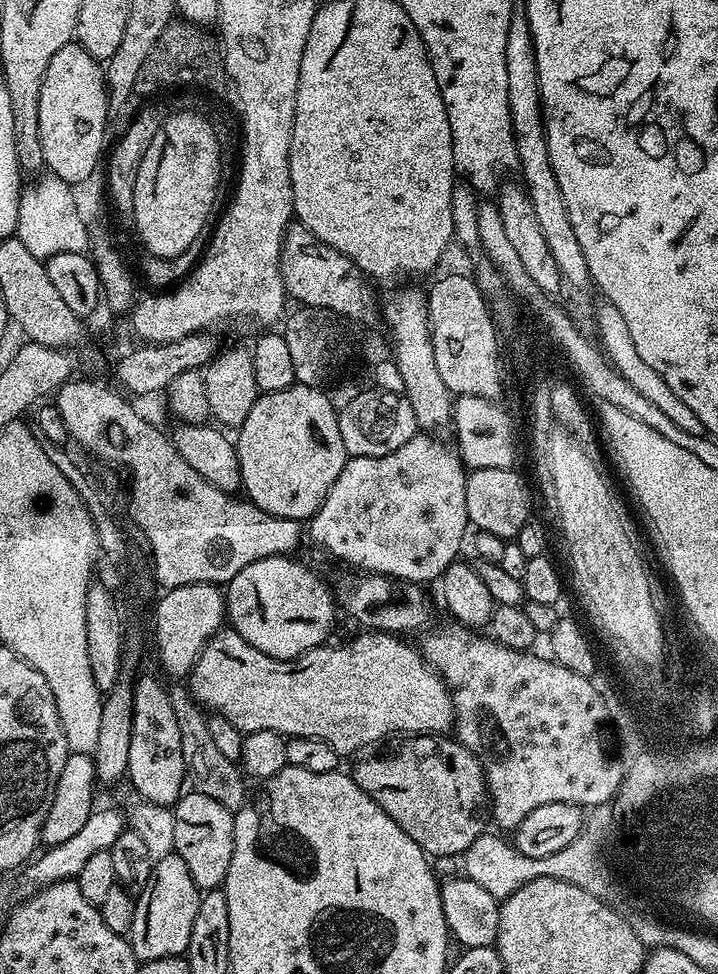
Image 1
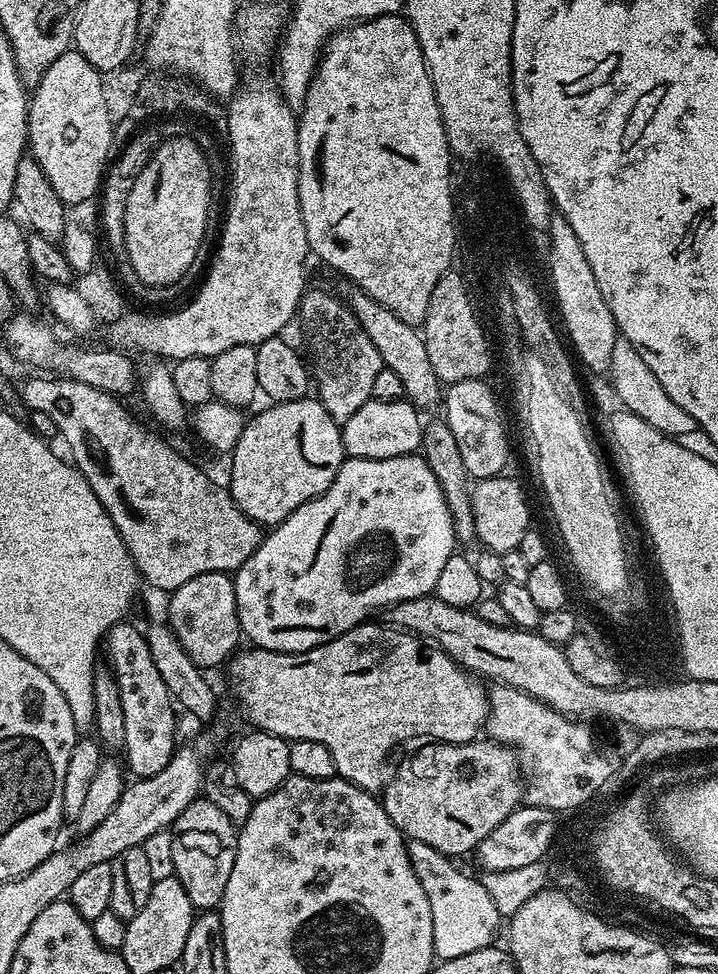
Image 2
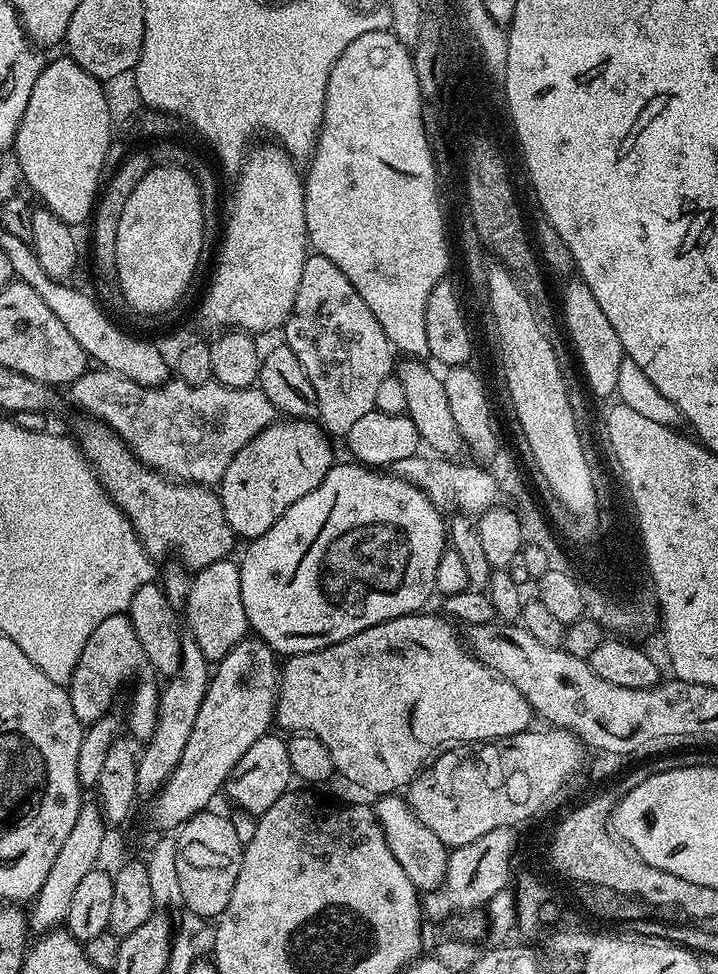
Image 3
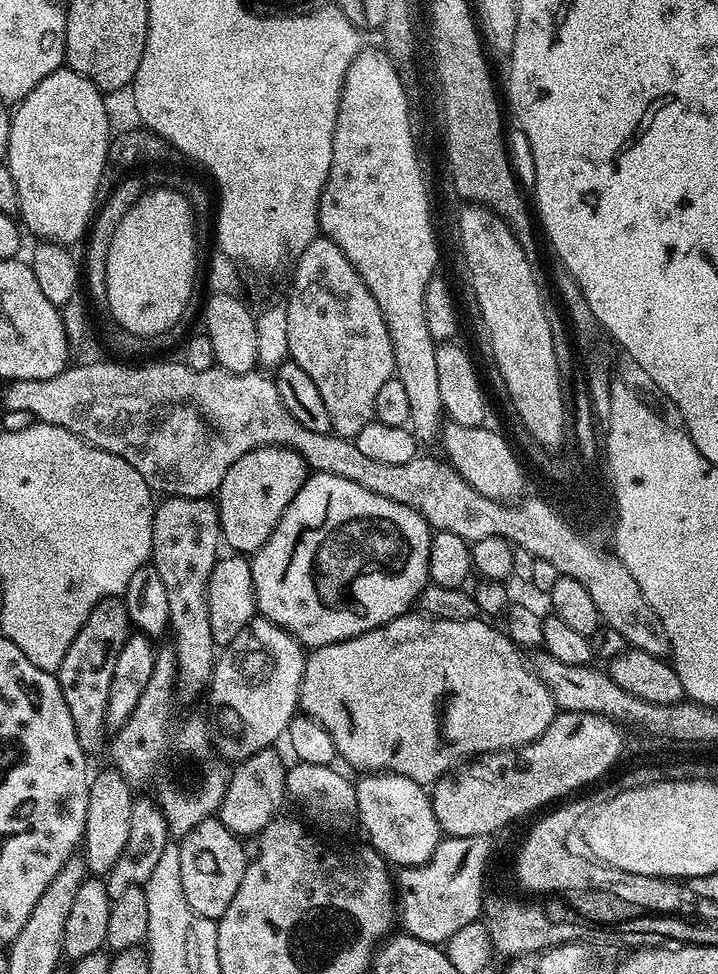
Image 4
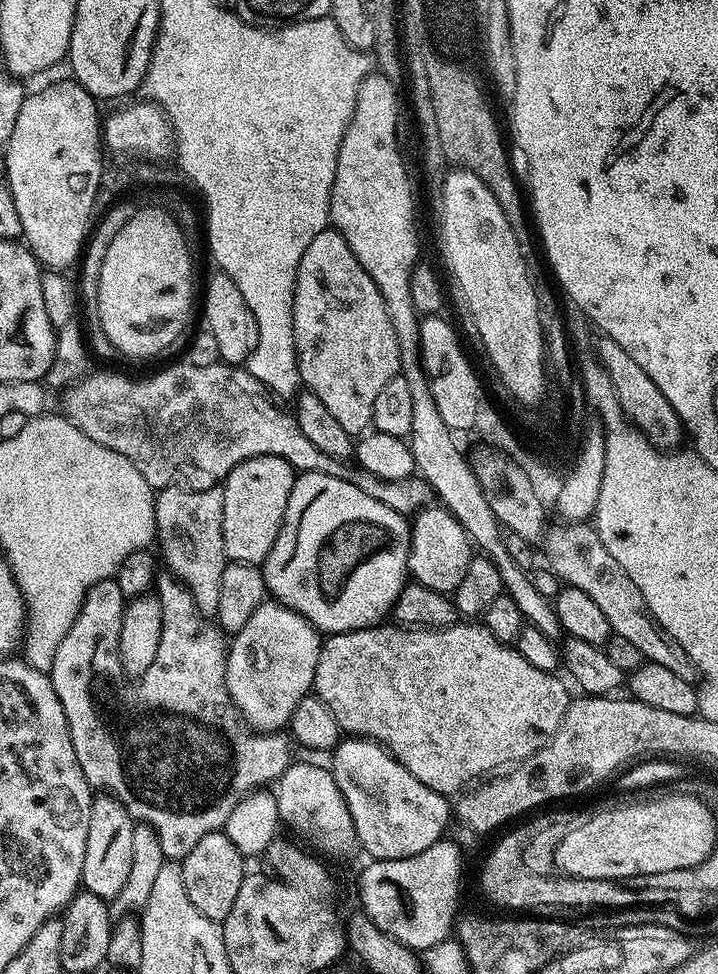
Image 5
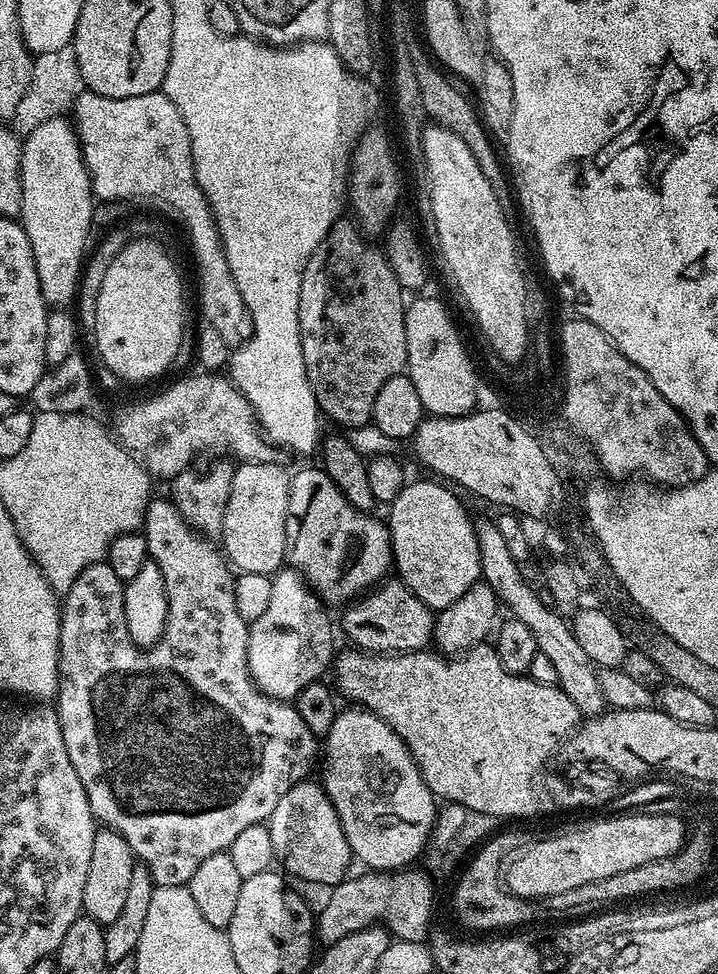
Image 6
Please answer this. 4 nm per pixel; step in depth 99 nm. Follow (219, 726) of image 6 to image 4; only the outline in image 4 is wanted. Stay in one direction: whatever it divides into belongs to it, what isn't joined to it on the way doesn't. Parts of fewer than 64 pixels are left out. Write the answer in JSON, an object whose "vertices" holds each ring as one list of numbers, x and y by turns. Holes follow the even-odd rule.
{"vertices":[[120,598,103,600,86,618,82,630,70,642,70,650,66,650,66,658,62,658,62,666,58,673,60,689,66,698,66,706,70,706,70,718,74,718,74,730,80,739,80,745,86,750,100,740,100,731,105,731,104,715,106,702,110,694,110,678,114,672,114,662,118,658,118,650,130,635,128,611],[161,647,156,653,156,665,150,674,150,682,146,682,146,690,142,690,142,698,138,698,138,706,134,706,134,714,128,721,115,729,112,740,111,767,127,778,133,789,140,790,143,784,149,784,156,793,154,799,168,823,169,833,173,837,183,838,194,826,204,820,213,819,220,811,220,803,228,789,230,775,229,761,219,755,214,747,214,736,208,733,208,724,200,716,188,716,176,724,176,712,172,709,174,689,176,686,176,653,171,647]]}

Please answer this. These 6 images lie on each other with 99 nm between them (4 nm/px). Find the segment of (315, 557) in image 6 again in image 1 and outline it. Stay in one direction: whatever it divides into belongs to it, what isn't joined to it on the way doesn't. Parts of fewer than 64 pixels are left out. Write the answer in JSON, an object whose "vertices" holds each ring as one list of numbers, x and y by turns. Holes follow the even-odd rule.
{"vertices":[[418,434,414,438,410,438,410,442,406,442,406,446,398,446,398,450,394,450,385,456,354,456,344,463,342,474,338,474,338,478,334,482,334,486,330,486,330,490,326,494,326,498,322,502,319,512,312,515,310,527,312,527,312,540,316,544,321,544,326,551,332,556,337,556,340,560,345,560,345,565,351,566,356,570,363,570,368,574,378,576,390,576,393,580,408,580,411,584,427,585,427,580,432,582,439,581,444,575,444,571,451,564,457,563,460,552,460,543,464,540,464,531,469,531,468,511,466,510,466,468,462,463,459,455,451,447,447,448,444,444,439,444,437,437,432,434],[291,555,271,556,258,562,250,562,246,570,238,570,234,578,226,585,226,620,231,631,246,638,254,650,262,650,262,654,270,654,279,660,293,660,311,648,318,648,329,639,332,623,336,620,338,605,334,592,320,581,316,572,311,572,300,560,292,560]]}

